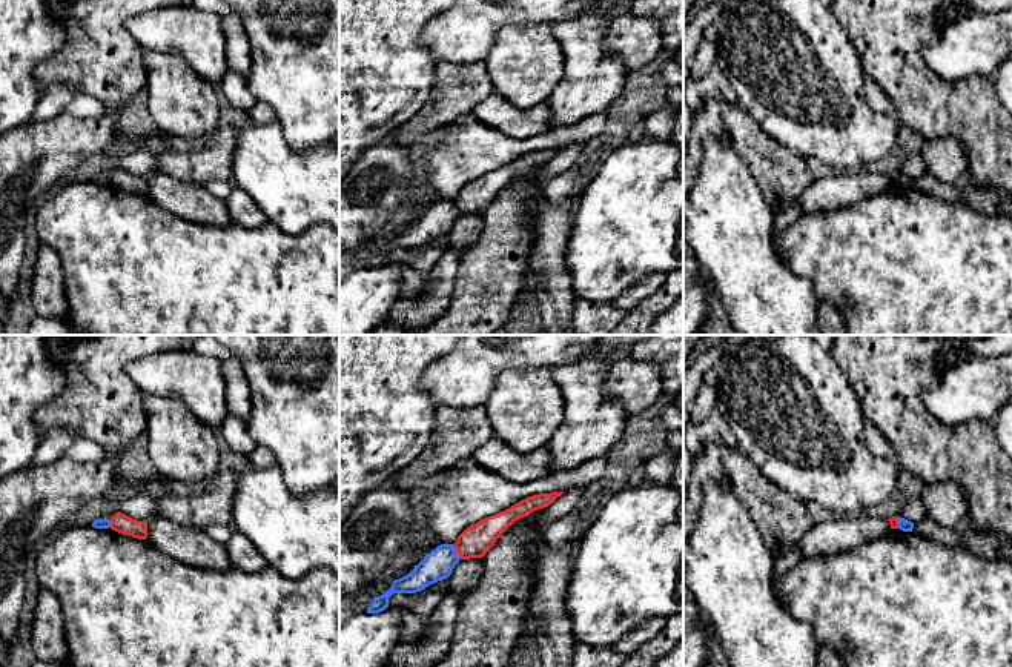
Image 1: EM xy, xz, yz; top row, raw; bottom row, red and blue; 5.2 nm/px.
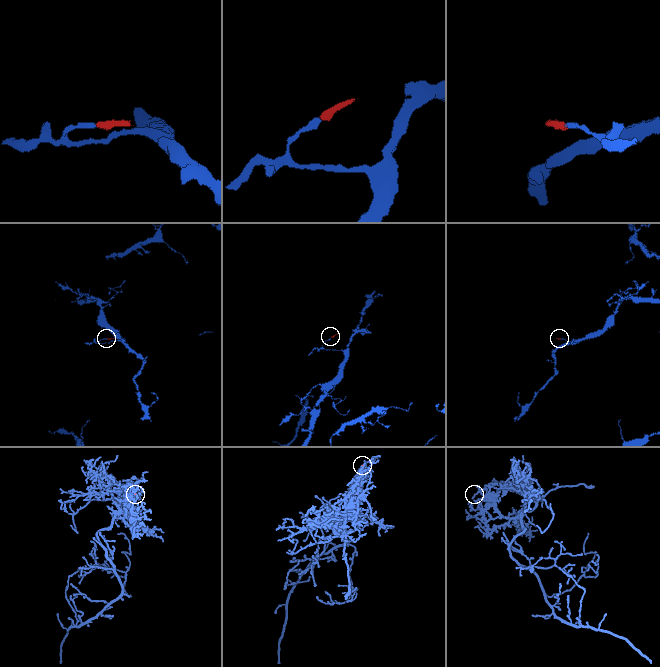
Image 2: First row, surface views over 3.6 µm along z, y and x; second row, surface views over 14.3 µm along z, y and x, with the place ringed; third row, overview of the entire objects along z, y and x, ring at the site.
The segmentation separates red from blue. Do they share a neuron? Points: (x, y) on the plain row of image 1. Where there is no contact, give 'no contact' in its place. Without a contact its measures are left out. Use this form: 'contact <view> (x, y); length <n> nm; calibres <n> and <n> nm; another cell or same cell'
contact xz (456, 208); length 90 nm; calibres 170 and 160 nm; another cell

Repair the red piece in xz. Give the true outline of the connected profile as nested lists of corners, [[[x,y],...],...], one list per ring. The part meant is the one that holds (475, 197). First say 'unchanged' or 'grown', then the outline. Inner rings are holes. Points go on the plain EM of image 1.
unchanged; [[[551,148],[528,152],[504,168],[471,180],[453,200],[456,209],[461,215],[482,214],[514,177],[528,172],[534,166],[548,163],[562,149],[564,148]]]

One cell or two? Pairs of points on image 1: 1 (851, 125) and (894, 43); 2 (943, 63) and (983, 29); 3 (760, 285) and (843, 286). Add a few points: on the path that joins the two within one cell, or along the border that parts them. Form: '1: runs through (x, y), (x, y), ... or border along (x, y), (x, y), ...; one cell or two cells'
1: border along (851, 40), (865, 74); two cells
2: runs through (952, 56), (974, 39); one cell
3: border along (783, 265), (811, 282), (819, 301); two cells

